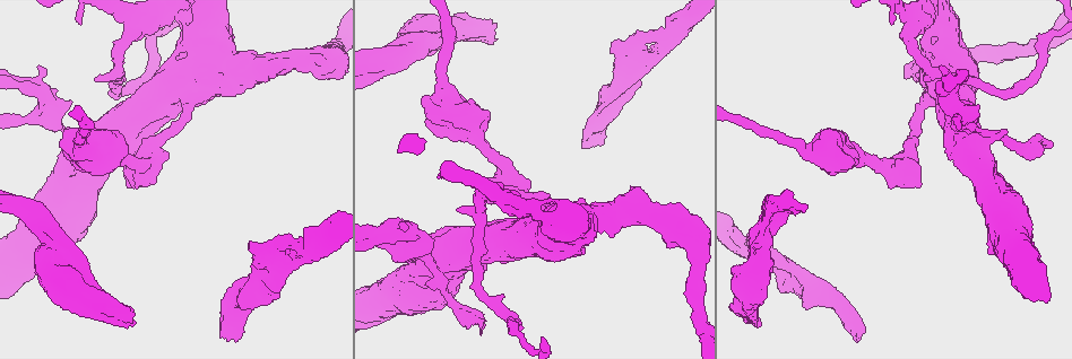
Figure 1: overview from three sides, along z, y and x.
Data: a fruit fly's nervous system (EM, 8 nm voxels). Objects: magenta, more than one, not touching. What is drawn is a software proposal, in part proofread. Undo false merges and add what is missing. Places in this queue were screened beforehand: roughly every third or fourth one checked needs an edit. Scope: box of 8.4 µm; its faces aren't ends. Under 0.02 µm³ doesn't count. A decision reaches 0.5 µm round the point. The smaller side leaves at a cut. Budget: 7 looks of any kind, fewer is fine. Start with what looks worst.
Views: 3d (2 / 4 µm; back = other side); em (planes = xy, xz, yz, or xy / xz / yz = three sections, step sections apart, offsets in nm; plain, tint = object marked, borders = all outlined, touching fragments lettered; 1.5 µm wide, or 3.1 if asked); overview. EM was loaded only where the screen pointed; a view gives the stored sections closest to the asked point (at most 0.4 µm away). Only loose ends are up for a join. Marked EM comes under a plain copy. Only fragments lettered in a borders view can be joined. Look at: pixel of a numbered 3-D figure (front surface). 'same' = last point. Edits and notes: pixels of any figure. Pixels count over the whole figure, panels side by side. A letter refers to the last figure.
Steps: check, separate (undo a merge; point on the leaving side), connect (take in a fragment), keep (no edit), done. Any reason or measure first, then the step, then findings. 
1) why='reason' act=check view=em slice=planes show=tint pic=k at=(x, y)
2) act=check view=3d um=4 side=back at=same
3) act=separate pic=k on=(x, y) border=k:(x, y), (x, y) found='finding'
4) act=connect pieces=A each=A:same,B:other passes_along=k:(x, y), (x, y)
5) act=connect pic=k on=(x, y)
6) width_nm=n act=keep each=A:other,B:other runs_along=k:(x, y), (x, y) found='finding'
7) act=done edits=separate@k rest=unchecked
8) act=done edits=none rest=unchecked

why='stops while still wide' act=check view=em slice=yz step=8 show=tint pic=1 at=(758, 325)

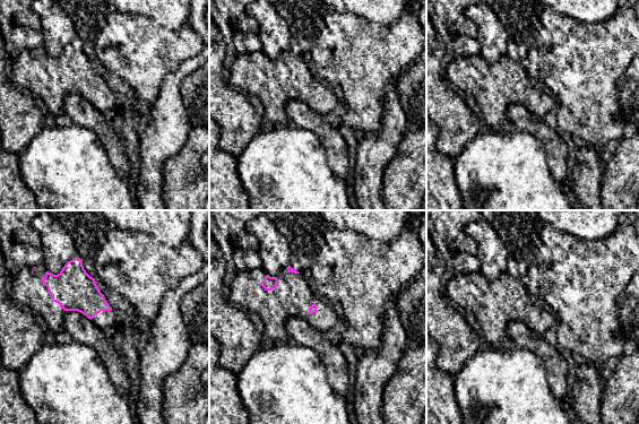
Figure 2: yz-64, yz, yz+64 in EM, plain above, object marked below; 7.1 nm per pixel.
act=check view=em slice=planes show=borders at=same

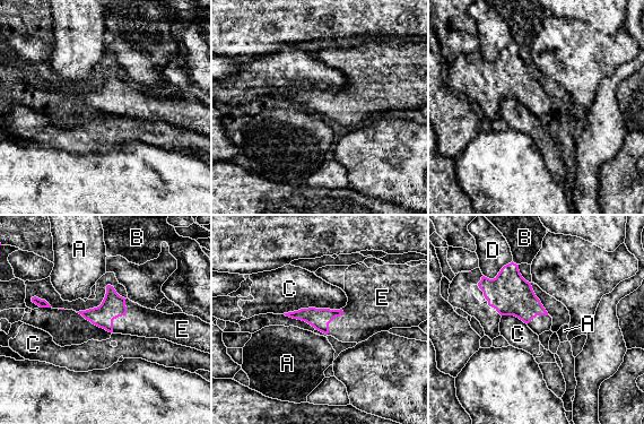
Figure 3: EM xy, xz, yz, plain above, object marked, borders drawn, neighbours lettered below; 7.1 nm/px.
act=connect pieces=E each=A:other,B:other,C:other,D:other,E:same found='the neuron continues'

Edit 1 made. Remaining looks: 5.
act=check view=3d um=2 side=back pic=1 at=(857, 340)

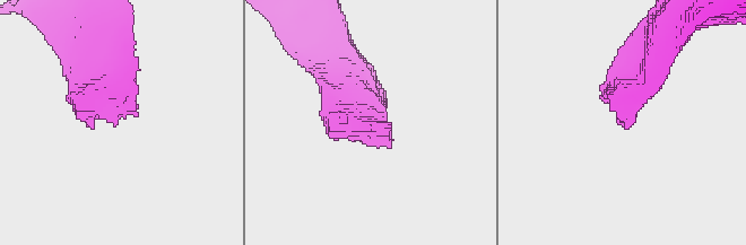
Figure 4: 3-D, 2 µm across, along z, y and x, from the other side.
why='now the EM' act=check view=em slice=planes show=tint pic=4 at=(620, 123)

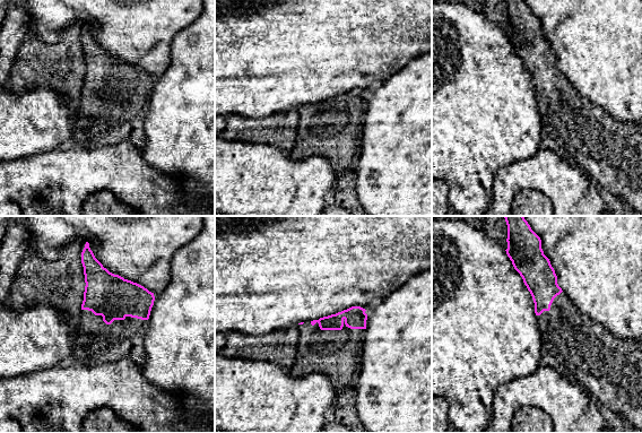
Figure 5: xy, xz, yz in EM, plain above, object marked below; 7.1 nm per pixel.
act=check view=em slice=planes show=borders at=same

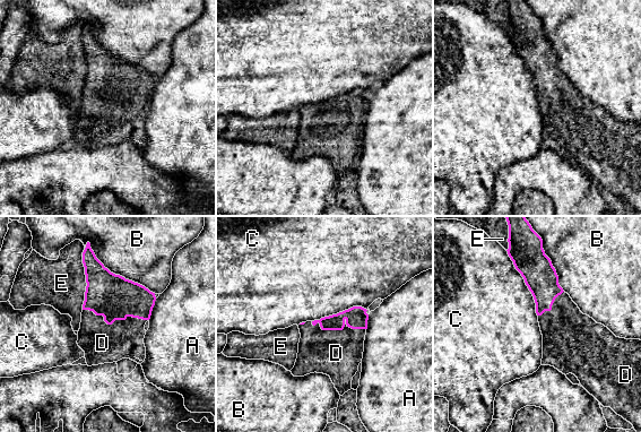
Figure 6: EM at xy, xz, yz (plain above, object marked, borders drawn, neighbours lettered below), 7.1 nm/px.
longest_contact=B:550nm act=connect pieces=D each=A:other,B:other,C:other,D:same,E:other passes_along=6:(356, 318), (337, 329), (336, 353) found='it goes on there'

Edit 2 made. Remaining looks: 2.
act=done edits=connect@3,connect@6 rest=unchecked

